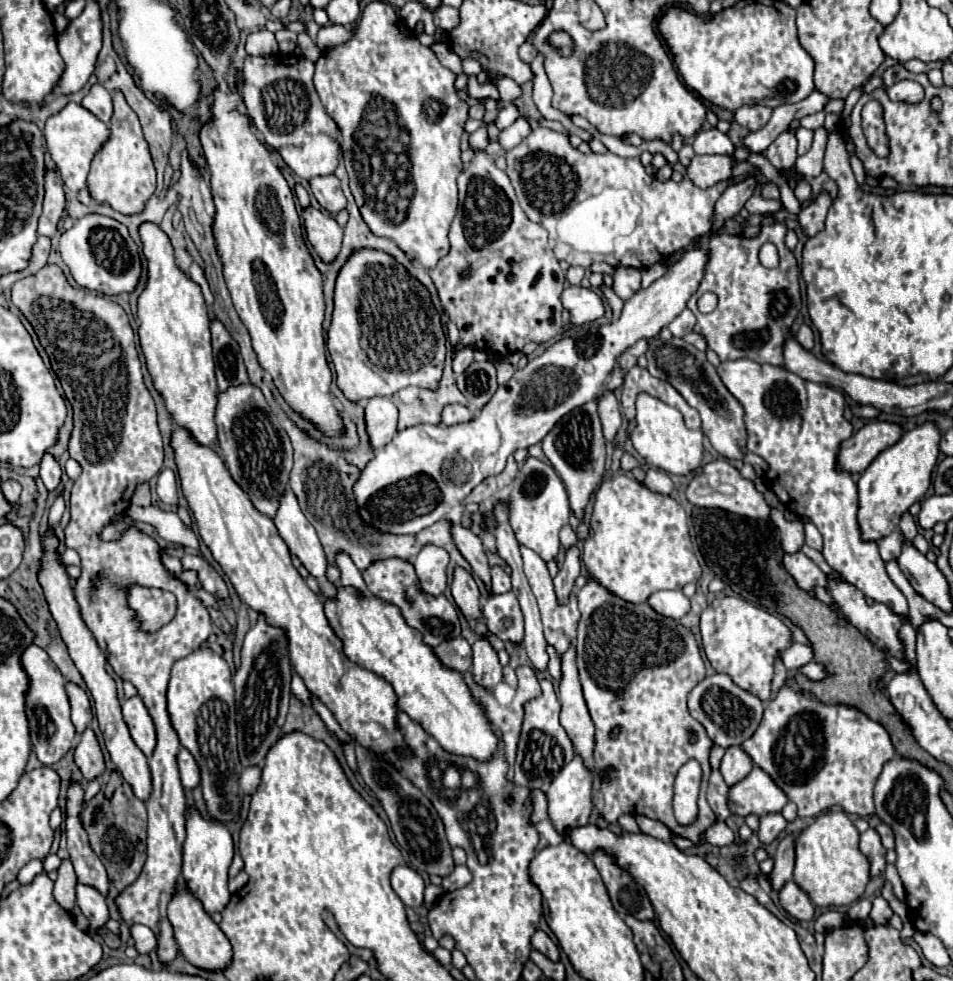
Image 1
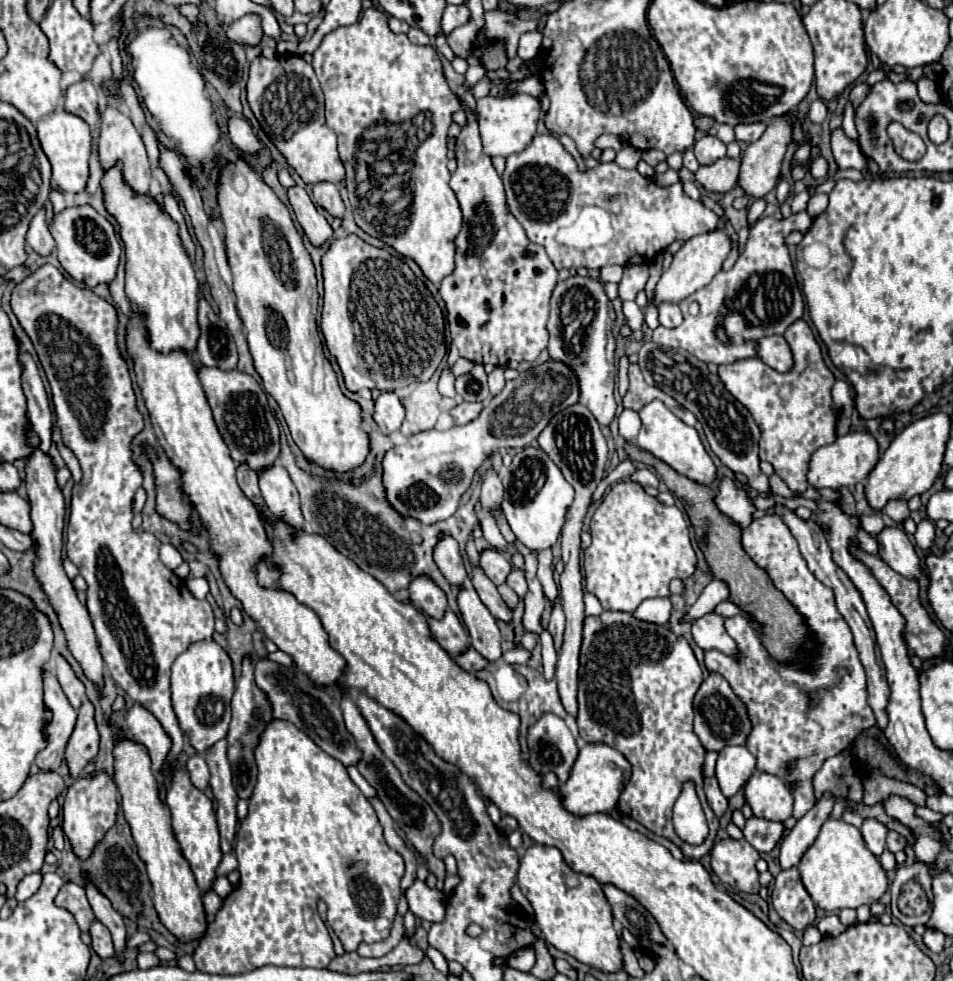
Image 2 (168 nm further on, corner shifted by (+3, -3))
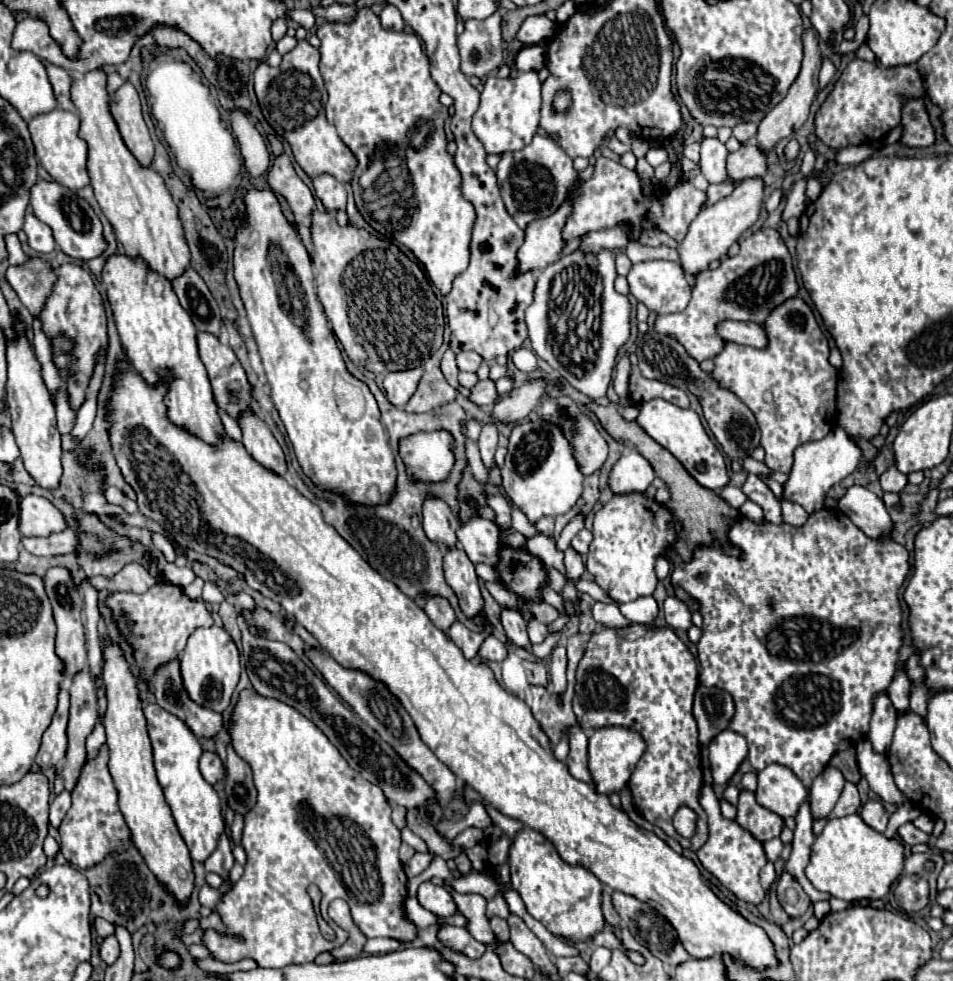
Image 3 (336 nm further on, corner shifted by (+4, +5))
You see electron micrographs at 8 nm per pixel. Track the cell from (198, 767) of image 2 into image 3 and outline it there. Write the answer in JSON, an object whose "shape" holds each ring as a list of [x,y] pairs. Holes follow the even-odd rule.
{"shape":[[[203,752],[201,758],[199,758],[199,770],[203,774],[203,778],[209,782],[209,784],[215,784],[219,780],[225,778],[225,770],[223,770],[223,764],[219,760],[219,756],[215,752]]]}

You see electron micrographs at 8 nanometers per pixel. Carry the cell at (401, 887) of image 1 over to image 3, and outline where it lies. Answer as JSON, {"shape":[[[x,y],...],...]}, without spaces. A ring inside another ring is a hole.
{"shape":[[[429,880],[419,886],[417,900],[425,910],[429,910],[429,912],[433,912],[437,916],[447,918],[447,916],[453,916],[457,912],[455,902],[453,902],[453,898],[451,898],[448,891],[443,886],[435,886]]]}

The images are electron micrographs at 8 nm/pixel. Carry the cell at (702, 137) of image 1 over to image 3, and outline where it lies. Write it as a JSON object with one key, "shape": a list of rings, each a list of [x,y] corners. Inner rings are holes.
{"shape":[[[703,138],[701,140],[701,160],[699,160],[699,170],[701,174],[711,182],[711,184],[721,184],[727,182],[727,172],[725,172],[725,158],[727,158],[727,148],[723,142],[717,138]]]}

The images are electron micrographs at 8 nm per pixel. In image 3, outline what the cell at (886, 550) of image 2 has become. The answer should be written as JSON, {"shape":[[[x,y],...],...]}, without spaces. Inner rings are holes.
{"shape":[[[863,486],[849,488],[839,500],[839,510],[873,540],[885,538],[893,532],[893,520],[885,510],[883,500]]]}

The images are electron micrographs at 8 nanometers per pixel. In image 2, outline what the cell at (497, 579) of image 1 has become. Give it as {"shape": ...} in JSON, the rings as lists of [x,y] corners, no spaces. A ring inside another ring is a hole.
{"shape":[[[484,548],[480,552],[480,568],[484,570],[484,574],[496,584],[504,584],[506,582],[506,576],[510,574],[512,566],[510,562],[502,556],[502,552],[494,550],[494,548]]]}

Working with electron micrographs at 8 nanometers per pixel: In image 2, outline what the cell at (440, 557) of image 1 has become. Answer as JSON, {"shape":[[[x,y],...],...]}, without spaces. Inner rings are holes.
{"shape":[[[420,576],[416,580],[410,582],[410,602],[424,612],[426,616],[440,620],[442,614],[446,612],[448,604],[446,604],[446,594],[426,576]]]}

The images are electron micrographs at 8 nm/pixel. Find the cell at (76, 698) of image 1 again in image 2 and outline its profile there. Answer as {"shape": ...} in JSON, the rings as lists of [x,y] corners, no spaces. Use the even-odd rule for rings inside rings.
{"shape":[[[54,650],[52,656],[54,656],[54,662],[56,662],[56,676],[58,676],[58,682],[60,682],[62,690],[64,690],[64,694],[68,696],[68,700],[70,700],[70,704],[74,708],[80,708],[82,700],[86,698],[84,684],[78,680],[78,676],[72,670],[72,666],[64,660],[64,656],[60,652]]]}

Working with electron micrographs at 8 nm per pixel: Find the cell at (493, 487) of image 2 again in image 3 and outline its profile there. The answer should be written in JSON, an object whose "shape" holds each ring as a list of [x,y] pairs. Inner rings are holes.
{"shape":[[[481,430],[481,436],[479,436],[479,450],[481,450],[481,458],[483,458],[483,464],[493,470],[497,468],[495,464],[495,448],[497,448],[497,430]]]}

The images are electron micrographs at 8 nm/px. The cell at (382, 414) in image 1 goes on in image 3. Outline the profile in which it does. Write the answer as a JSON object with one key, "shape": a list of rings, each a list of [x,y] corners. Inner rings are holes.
{"shape":[[[413,368],[413,370],[405,370],[405,372],[389,372],[383,382],[387,400],[393,406],[403,408],[405,402],[409,402],[409,398],[417,390],[421,374],[423,374],[421,368]]]}

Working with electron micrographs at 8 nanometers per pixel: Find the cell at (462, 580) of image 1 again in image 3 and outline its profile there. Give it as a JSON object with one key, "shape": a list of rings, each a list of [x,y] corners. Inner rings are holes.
{"shape":[[[427,500],[423,506],[423,528],[431,542],[451,550],[457,544],[459,520],[441,500]]]}

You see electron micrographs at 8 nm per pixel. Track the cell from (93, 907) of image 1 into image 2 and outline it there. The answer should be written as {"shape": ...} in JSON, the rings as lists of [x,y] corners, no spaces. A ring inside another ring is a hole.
{"shape":[[[98,920],[92,924],[90,928],[90,936],[92,936],[92,948],[100,958],[112,958],[114,956],[114,946],[112,946],[112,938],[110,932],[106,930],[104,924],[100,924]]]}

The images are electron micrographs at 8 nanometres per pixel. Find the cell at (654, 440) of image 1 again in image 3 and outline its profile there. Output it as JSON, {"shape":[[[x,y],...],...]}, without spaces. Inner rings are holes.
{"shape":[[[653,398],[653,400],[641,404],[637,424],[655,442],[659,442],[663,448],[667,448],[701,486],[711,488],[711,490],[719,490],[729,482],[729,472],[727,472],[721,452],[717,450],[713,440],[707,436],[699,416],[691,408],[681,410],[679,406],[673,406],[671,402],[665,402],[663,398]]]}

